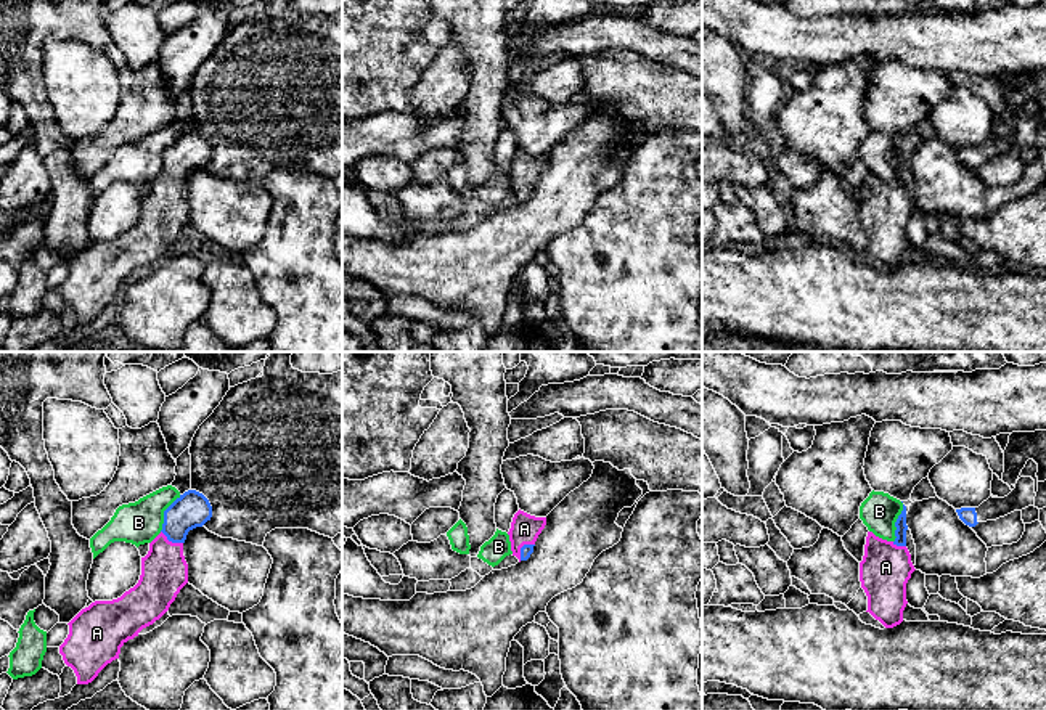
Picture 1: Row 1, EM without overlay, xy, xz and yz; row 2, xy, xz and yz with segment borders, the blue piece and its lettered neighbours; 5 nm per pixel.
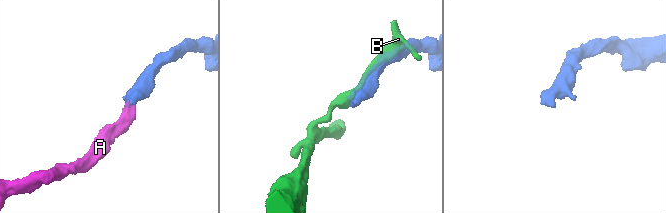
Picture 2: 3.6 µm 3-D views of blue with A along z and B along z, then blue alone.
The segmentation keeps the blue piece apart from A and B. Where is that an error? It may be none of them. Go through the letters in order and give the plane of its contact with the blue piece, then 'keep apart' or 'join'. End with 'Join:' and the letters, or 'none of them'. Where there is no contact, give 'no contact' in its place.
A: contact in xz; join
B: contact in yz; keep apart
Join: A

